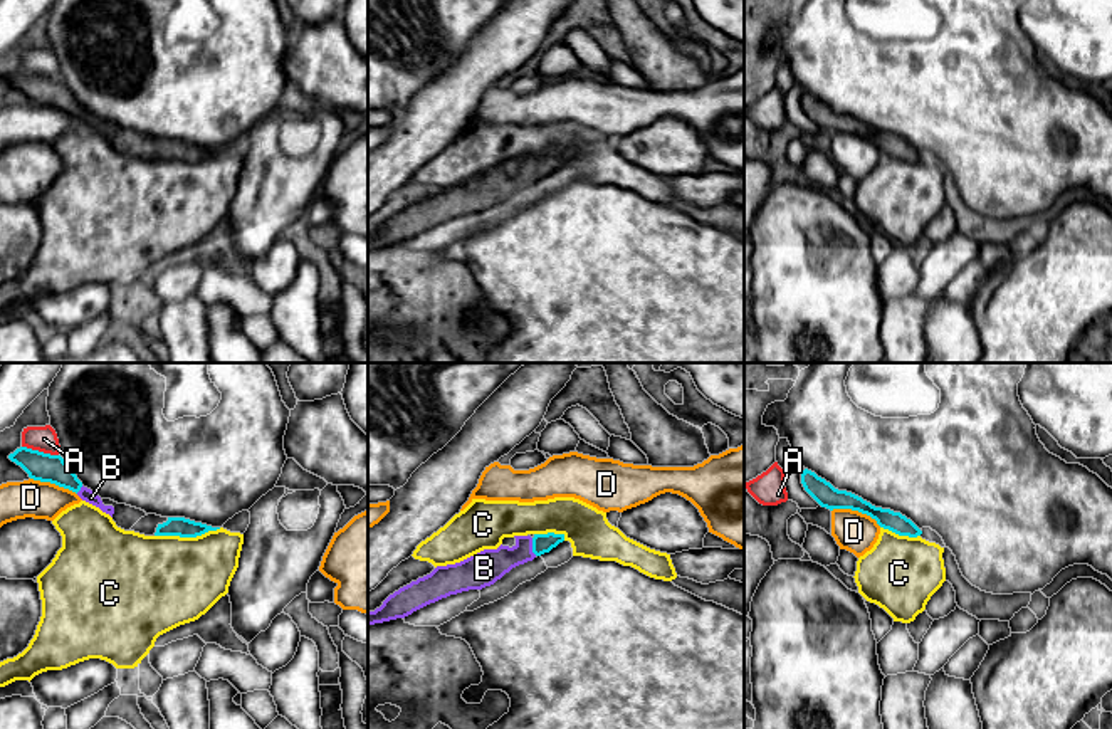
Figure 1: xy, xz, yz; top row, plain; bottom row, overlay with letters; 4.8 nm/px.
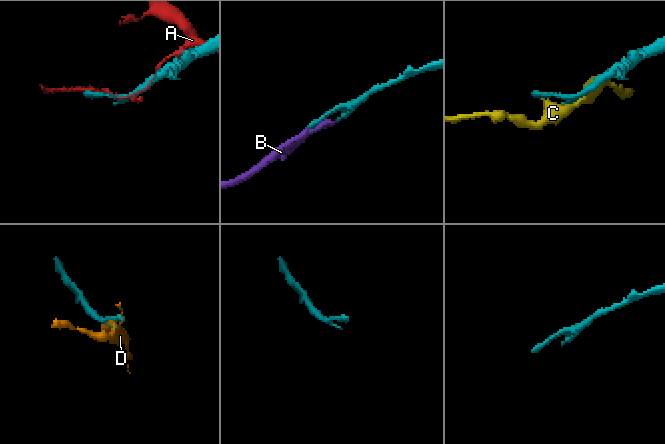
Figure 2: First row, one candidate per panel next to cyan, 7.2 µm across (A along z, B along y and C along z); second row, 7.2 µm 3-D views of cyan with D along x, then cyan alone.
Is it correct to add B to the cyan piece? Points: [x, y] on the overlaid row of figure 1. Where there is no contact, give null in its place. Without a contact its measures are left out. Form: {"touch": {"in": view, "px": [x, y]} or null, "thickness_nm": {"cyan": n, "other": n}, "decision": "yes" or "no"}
{"touch": {"in": "xz", "px": [533, 546]}, "thickness_nm": {"cyan": 100, "other": 160}, "decision": "yes"}

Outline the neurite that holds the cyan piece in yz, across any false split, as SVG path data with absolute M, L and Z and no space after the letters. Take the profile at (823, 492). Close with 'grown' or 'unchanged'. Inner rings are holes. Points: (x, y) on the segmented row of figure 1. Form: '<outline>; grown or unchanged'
M805 469L801 474L801 484L805 490L821 506L833 509L852 509L870 516L884 529L889 529L899 536L917 538L922 531L900 512L890 509L875 507L862 497L835 489L830 482L818 477L815 472Z; unchanged

